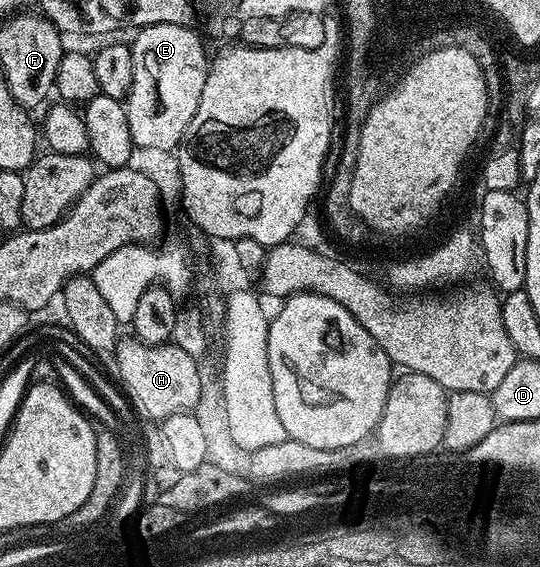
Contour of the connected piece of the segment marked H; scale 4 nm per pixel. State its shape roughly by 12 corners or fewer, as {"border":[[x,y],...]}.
{"border":[[128,335],[114,360],[127,404],[153,423],[197,408],[197,358]]}

